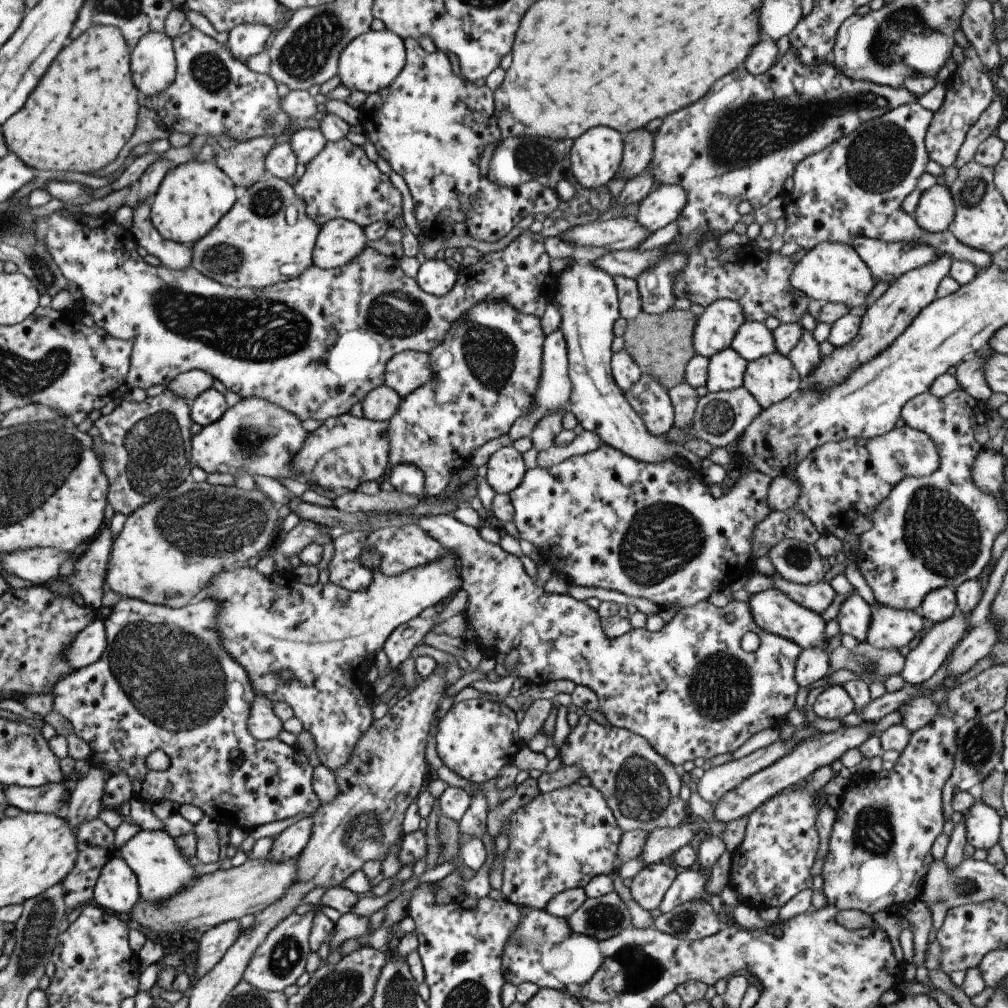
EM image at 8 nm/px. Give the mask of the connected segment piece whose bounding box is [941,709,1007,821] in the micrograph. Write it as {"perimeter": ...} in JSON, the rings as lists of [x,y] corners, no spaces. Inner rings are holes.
{"perimeter":[[[999,709],[983,716],[967,719],[956,730],[956,751],[954,765],[950,777],[941,787],[941,811],[943,821],[949,821],[953,813],[952,796],[959,791],[966,791],[979,784],[989,773],[993,772],[995,764],[999,764],[1002,751],[1002,728],[1007,717],[1003,709]]]}

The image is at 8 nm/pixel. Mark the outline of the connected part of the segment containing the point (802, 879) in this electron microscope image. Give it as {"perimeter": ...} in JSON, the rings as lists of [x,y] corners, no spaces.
{"perimeter":[[[828,764],[821,765],[817,770],[813,770],[808,784],[799,783],[795,786],[799,789],[789,788],[777,793],[747,815],[744,836],[730,859],[727,877],[727,886],[731,886],[736,891],[741,904],[747,904],[758,911],[771,907],[779,908],[798,892],[811,890],[813,874],[810,868],[818,854],[819,844],[818,832],[815,828],[817,807],[826,804],[827,795],[821,790],[834,775]]]}

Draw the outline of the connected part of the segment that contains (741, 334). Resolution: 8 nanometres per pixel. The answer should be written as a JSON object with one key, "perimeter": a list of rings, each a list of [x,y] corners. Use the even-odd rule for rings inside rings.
{"perimeter":[[[743,321],[733,335],[729,347],[747,363],[775,351],[770,330],[757,321]]]}

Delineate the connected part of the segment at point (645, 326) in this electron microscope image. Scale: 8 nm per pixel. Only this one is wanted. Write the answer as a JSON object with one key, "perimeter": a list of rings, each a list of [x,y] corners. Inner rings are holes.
{"perimeter":[[[667,309],[658,315],[648,315],[641,311],[634,319],[626,320],[626,326],[622,334],[624,340],[624,351],[637,366],[642,375],[650,376],[656,380],[665,390],[683,382],[684,366],[687,361],[695,355],[692,347],[692,330],[695,326],[697,316],[689,311],[675,311]],[[645,338],[647,344],[655,344],[655,358],[645,350]]]}

